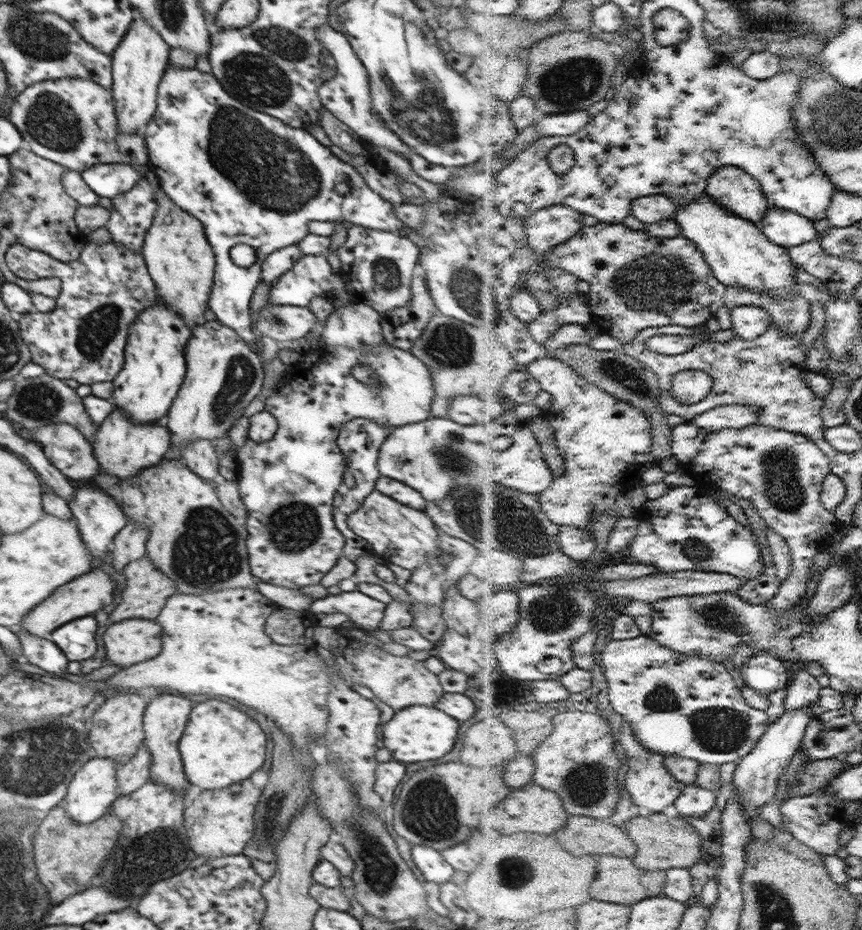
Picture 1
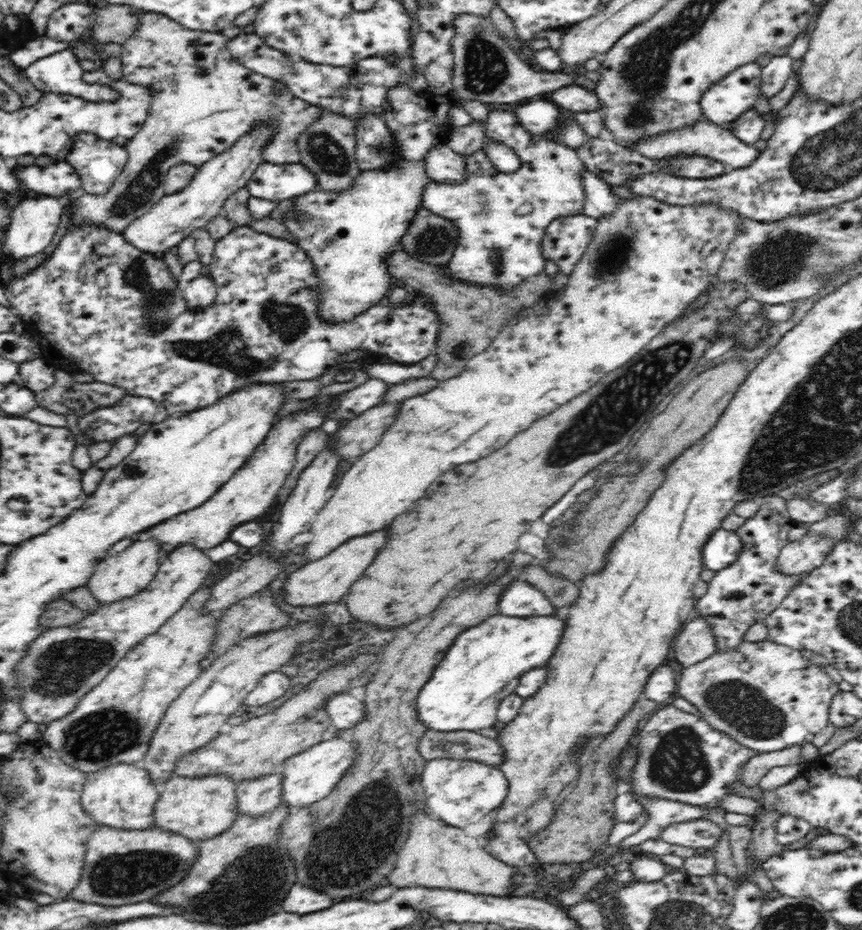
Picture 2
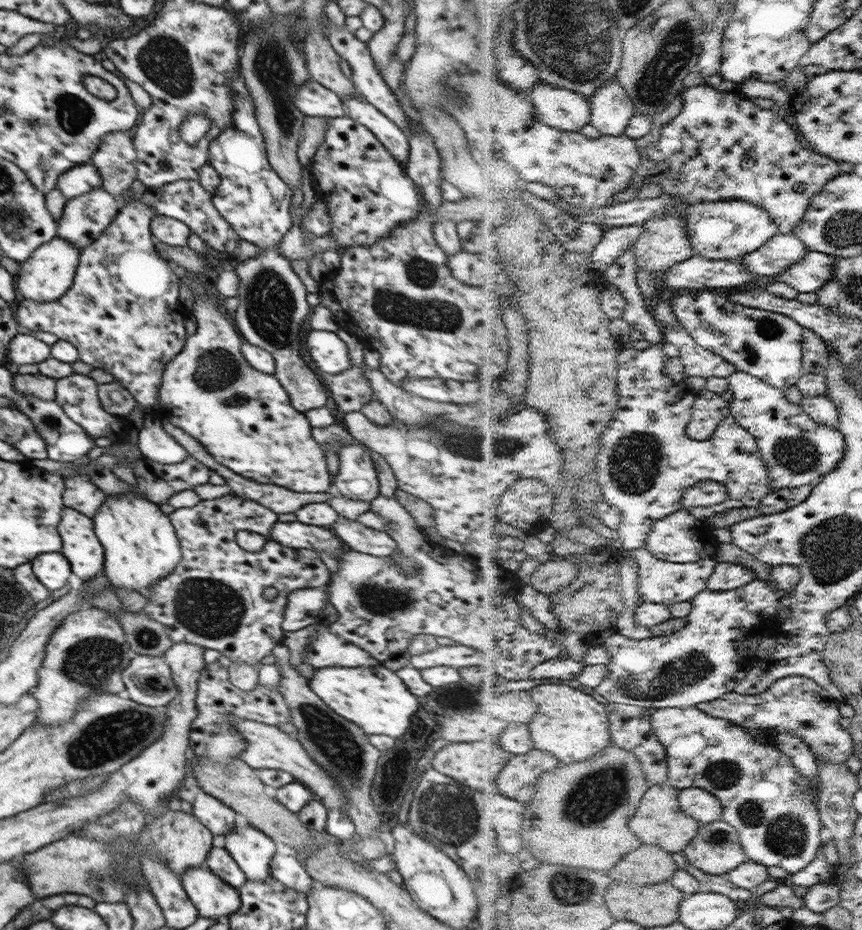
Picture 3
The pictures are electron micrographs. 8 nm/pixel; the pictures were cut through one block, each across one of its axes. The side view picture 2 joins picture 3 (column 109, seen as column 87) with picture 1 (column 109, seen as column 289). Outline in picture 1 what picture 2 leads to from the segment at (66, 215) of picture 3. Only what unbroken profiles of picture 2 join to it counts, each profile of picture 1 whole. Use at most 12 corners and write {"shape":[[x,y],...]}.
{"shape":[[92,80],[28,86],[6,117],[69,170],[124,163],[113,95]]}

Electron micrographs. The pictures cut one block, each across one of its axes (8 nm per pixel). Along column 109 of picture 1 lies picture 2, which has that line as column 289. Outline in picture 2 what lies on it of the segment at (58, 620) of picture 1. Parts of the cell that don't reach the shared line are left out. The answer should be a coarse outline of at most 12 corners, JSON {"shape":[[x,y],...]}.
{"shape":[[384,530],[344,542],[283,584],[283,602],[344,598],[386,542]]}

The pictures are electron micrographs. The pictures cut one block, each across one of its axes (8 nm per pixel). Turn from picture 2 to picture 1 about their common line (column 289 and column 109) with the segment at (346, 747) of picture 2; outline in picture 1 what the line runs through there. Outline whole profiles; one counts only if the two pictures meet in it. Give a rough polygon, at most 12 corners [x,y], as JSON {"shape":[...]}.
{"shape":[[95,756],[63,798],[76,824],[90,824],[118,798],[119,765]]}

